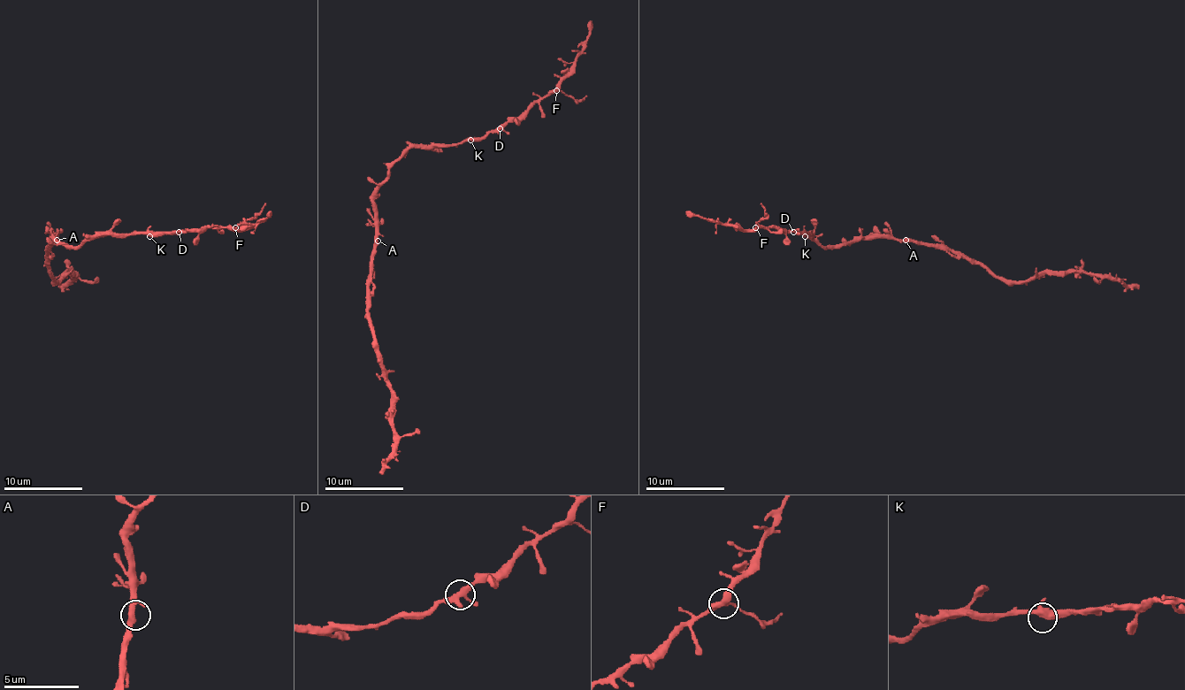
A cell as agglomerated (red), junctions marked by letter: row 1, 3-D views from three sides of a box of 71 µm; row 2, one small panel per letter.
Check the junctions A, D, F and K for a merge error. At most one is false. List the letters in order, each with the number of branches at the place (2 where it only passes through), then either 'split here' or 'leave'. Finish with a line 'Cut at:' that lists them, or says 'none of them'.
A: 3 branches meet; leave
D: 3 branches meet; leave
F: 3 branches meet; split here
K: 3 branches meet; leave
Cut at: F

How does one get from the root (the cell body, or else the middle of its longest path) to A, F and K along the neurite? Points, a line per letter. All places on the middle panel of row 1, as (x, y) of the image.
A: (374, 191), (374, 225), (378, 241)
F: (374, 191), (409, 148), (482, 140), (556, 91)
K: (374, 191), (387, 175), (387, 170), (409, 148), (427, 144), (462, 144), (470, 140)

